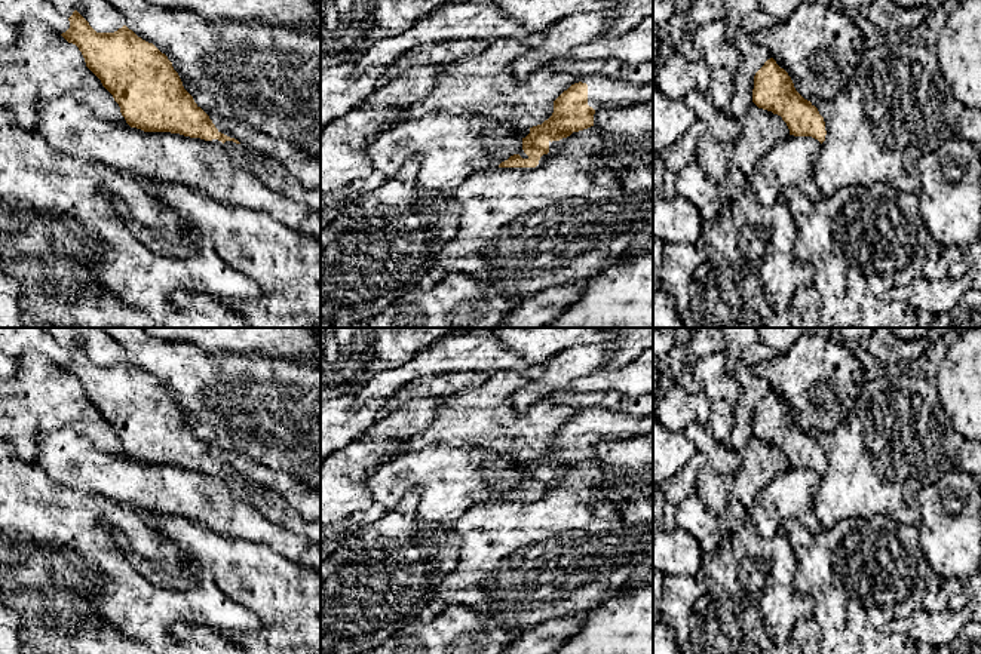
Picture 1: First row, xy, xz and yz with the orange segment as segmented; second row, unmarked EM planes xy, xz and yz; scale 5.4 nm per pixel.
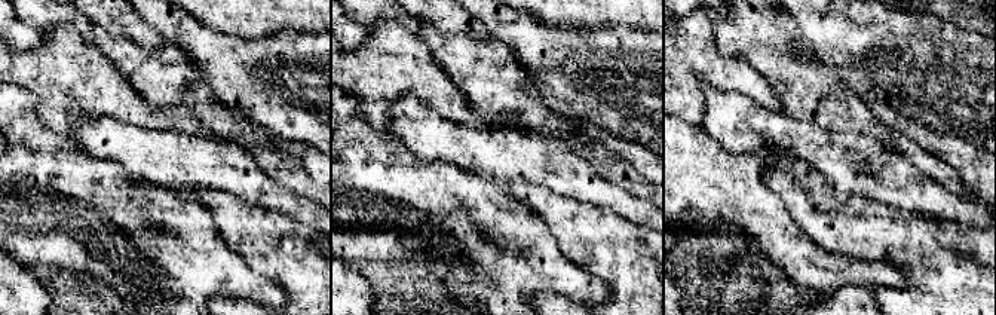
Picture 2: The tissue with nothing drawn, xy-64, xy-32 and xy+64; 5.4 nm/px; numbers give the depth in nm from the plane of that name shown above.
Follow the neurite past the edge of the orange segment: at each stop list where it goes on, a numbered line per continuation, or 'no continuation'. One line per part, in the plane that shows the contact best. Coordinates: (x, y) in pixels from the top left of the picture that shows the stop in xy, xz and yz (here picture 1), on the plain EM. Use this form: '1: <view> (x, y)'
1: xz (603, 424)

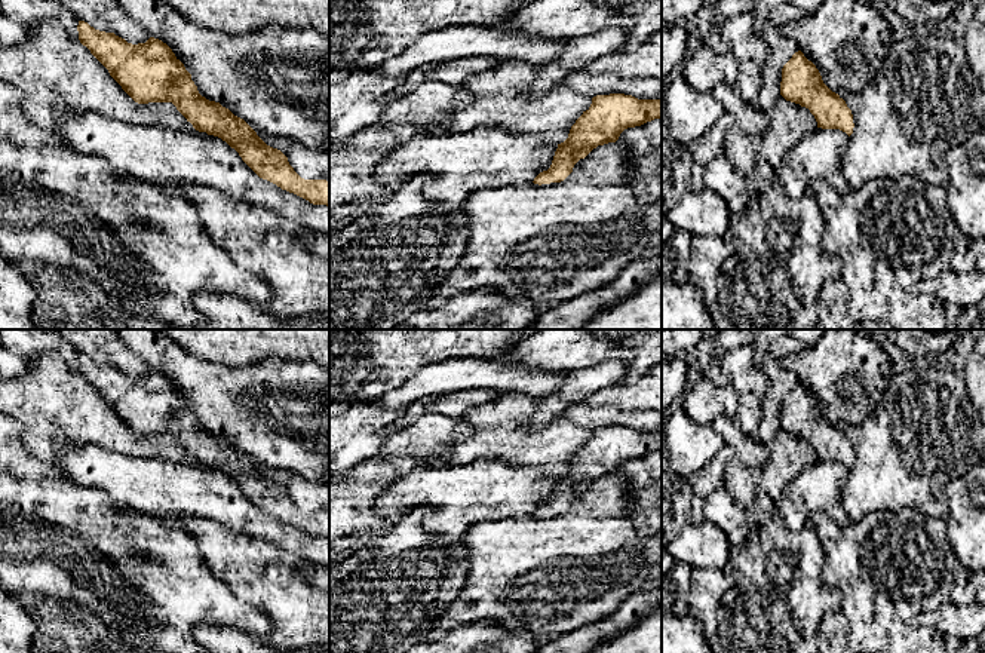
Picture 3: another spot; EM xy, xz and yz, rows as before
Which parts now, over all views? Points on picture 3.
no continuation

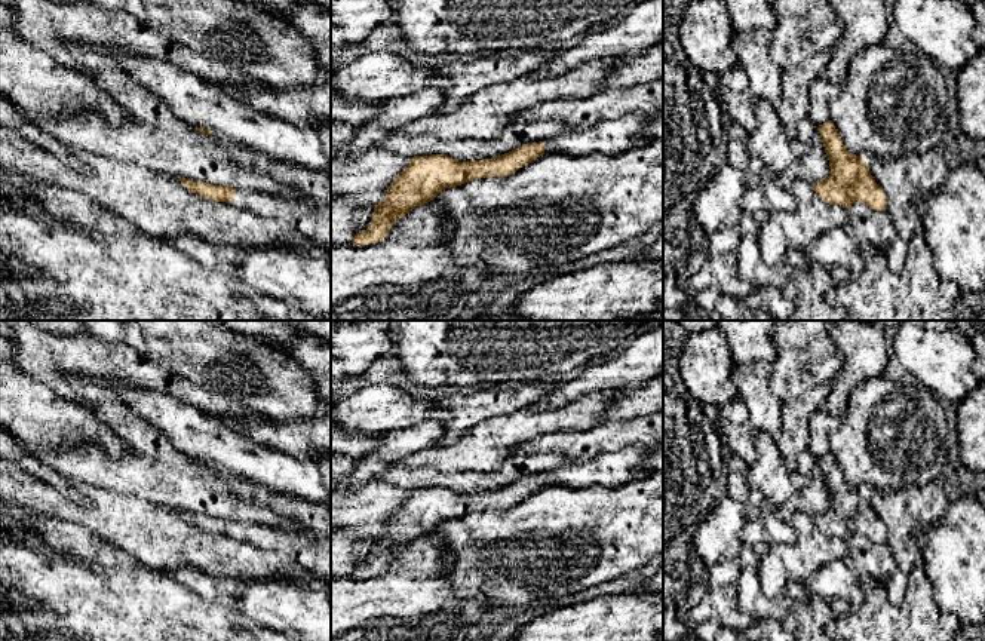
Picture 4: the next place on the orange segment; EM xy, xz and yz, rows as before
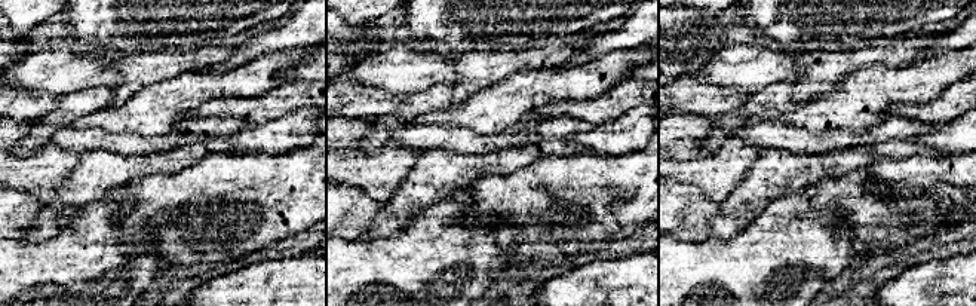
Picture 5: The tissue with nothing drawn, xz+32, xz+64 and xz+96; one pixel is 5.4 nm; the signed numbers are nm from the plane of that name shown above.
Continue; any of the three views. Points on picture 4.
1: xy (313, 555)

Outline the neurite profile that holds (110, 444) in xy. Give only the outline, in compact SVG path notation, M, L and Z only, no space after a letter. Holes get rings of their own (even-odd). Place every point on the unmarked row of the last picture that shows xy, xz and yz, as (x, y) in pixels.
M0 335L0 424L18 439L50 450L65 450L89 442L111 460L131 454L126 444L93 412L65 401L50 387L21 371L12 358L12 343L3 335Z

